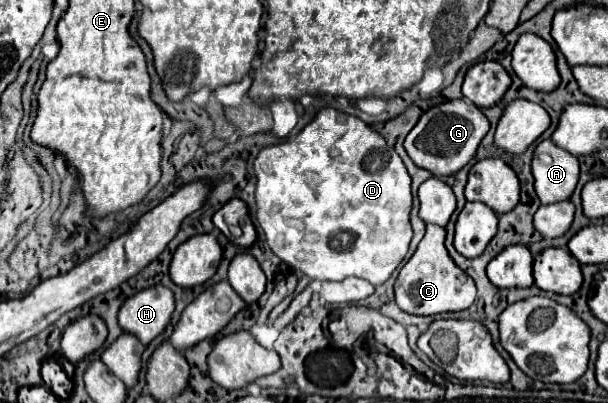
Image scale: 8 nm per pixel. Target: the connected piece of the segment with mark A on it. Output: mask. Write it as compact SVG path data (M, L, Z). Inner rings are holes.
M543 140L533 156L535 194L541 204L569 200L579 180L579 162L551 140Z

